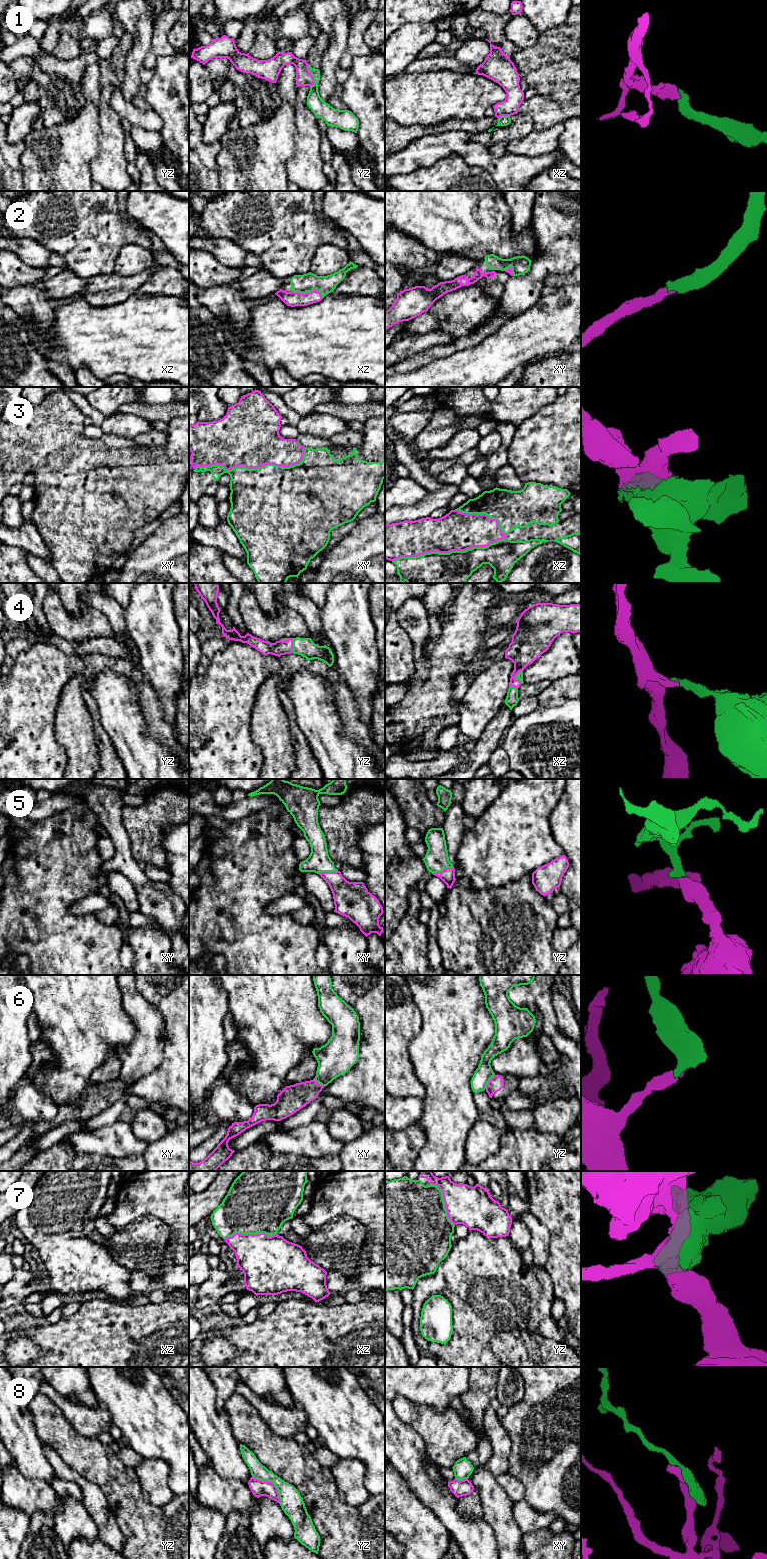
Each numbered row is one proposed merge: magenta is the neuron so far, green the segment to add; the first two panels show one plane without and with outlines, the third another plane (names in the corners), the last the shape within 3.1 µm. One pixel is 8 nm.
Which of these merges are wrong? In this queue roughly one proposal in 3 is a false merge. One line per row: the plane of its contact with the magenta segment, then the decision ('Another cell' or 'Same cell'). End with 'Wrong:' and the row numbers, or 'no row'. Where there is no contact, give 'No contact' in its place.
1: Touches magenta in yz. Same cell
2: Touches magenta in xz. Same cell
3: Touches magenta in xz. Same cell
4: Touches magenta in xz. Same cell
5: Touches magenta in yz. Same cell
6: Touches magenta in yz. Another cell
7: Touches magenta in xz. Same cell
8: Touches magenta in yz. Another cell
Wrong: 6, 8

